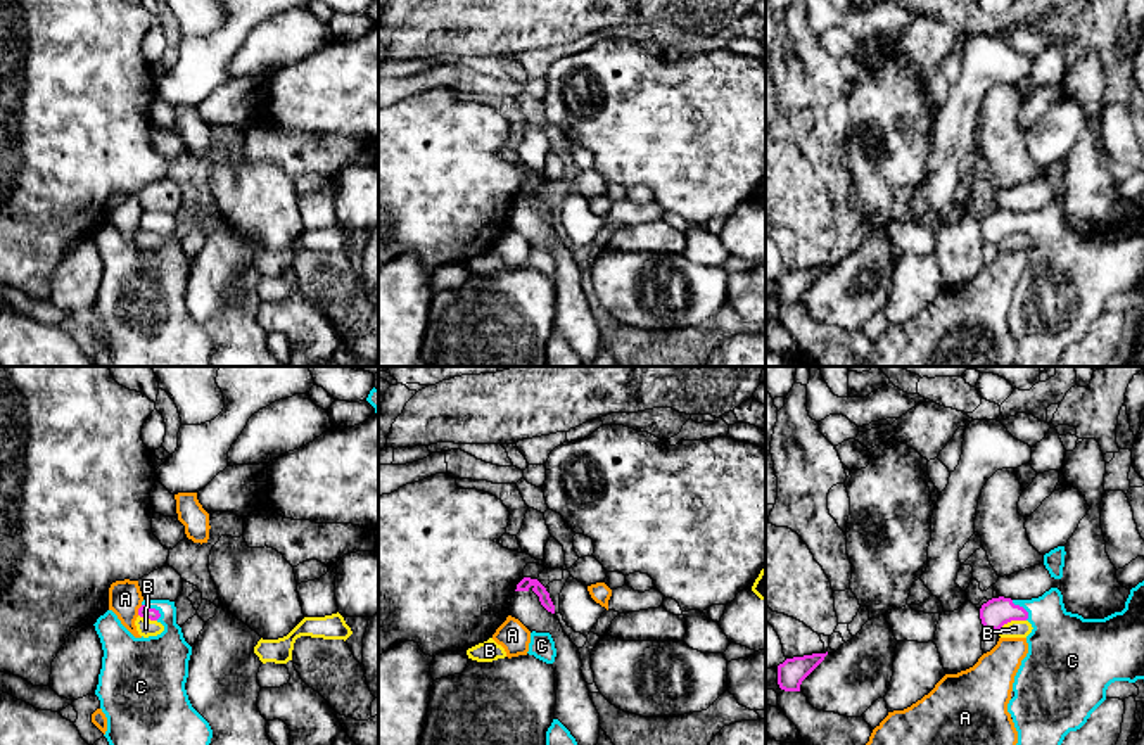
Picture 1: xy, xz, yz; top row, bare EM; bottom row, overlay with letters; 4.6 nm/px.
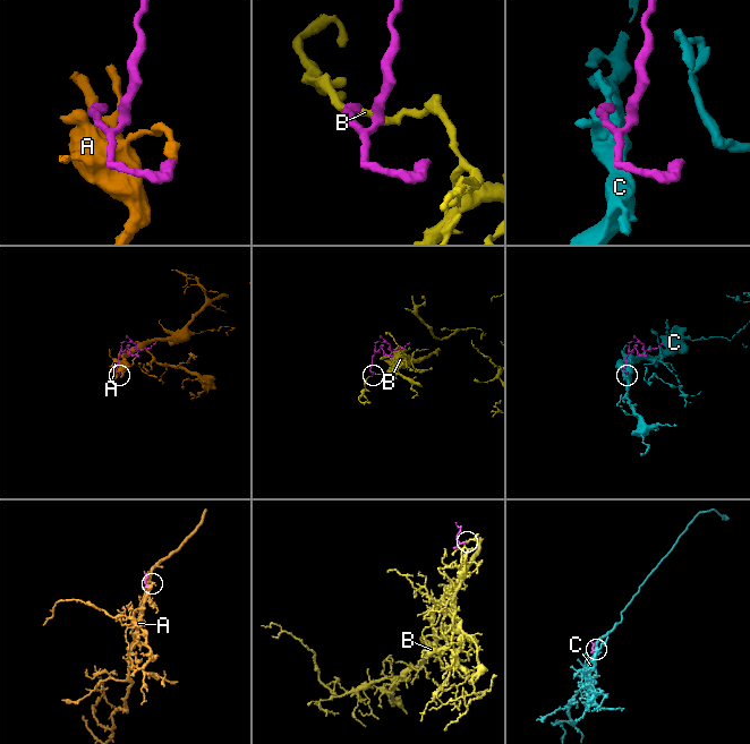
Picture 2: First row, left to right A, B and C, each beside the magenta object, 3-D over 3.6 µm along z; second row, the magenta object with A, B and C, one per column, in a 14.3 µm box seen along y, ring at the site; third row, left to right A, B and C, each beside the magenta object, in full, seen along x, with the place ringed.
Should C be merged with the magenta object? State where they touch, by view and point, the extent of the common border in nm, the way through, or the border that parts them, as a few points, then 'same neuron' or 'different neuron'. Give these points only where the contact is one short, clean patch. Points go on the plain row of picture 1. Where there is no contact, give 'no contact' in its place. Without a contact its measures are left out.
xy (152, 222) | 110 nm | across xy (146, 225), (152, 222), (168, 235), (158, 275) | same neuron

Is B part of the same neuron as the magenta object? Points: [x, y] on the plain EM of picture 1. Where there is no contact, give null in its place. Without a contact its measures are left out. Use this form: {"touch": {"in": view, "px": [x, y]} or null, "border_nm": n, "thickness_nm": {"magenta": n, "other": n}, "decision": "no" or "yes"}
{"touch": {"in": "yz", "px": [1011, 232]}, "border_nm": 150, "thickness_nm": {"magenta": 140, "other": 80}, "decision": "no"}

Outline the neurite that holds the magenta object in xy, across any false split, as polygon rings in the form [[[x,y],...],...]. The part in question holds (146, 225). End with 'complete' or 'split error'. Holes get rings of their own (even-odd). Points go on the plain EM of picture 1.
[[[145,211],[138,228],[161,235],[164,244],[157,249],[135,251],[112,223],[93,237],[104,263],[95,302],[107,330],[104,349],[114,366],[209,366],[213,342],[192,320],[185,302],[192,259],[176,237],[175,214]]]; split error

